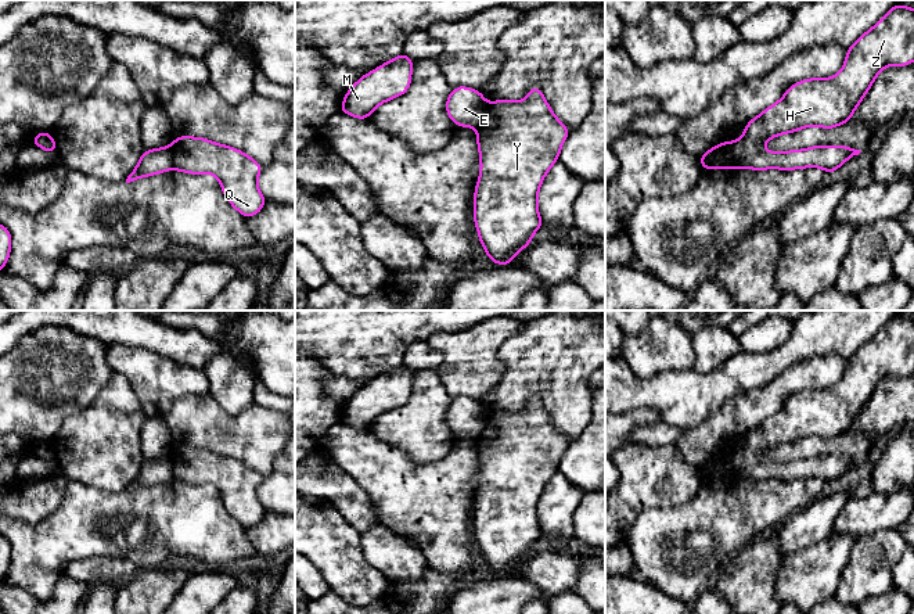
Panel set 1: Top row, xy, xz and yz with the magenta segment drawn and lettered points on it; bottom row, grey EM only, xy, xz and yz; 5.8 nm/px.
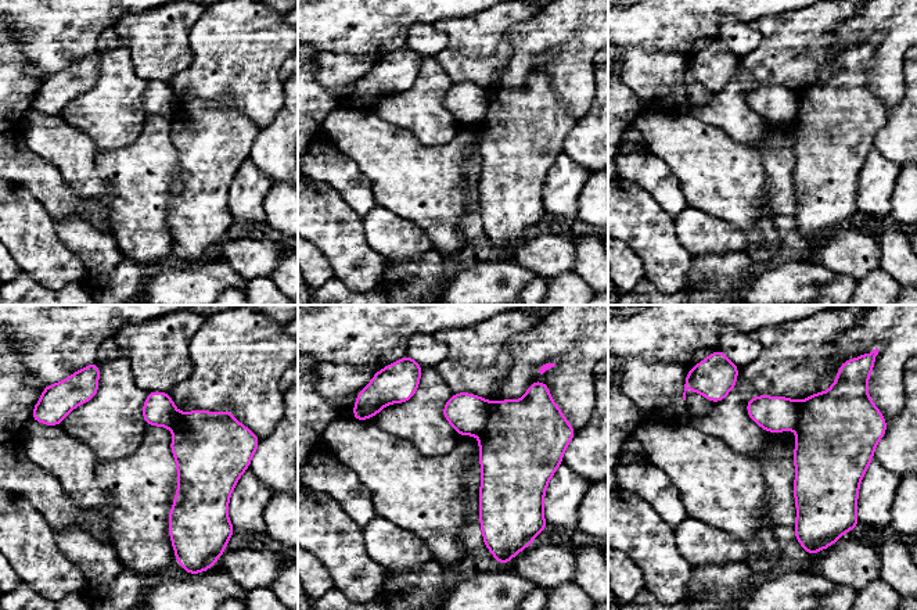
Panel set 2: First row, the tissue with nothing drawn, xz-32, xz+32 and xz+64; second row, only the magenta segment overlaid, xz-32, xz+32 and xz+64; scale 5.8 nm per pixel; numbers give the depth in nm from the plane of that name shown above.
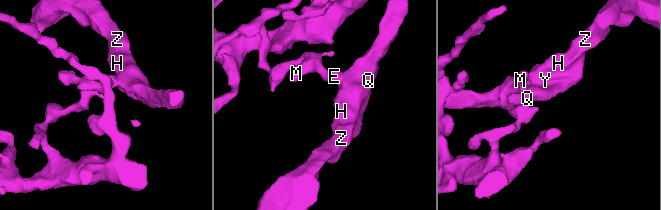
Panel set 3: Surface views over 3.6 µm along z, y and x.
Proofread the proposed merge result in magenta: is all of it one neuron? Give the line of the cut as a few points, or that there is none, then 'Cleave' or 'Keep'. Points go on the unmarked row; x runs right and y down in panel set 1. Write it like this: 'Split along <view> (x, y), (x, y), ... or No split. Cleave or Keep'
Split along xy (171, 456), (173, 478). Cleave

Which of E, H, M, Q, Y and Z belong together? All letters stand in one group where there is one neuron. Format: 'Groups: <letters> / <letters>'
Groups: E M / H Q Y Z

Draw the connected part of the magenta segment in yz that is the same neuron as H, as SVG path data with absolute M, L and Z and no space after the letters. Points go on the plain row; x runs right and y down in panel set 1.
M895 315L846 360L845 376L835 387L789 396L780 412L745 435L738 452L723 452L723 478L791 481L817 477L830 486L861 462L846 456L814 456L774 463L760 457L776 446L803 438L832 439L848 434L885 377L906 377L913 371L914 320Z

